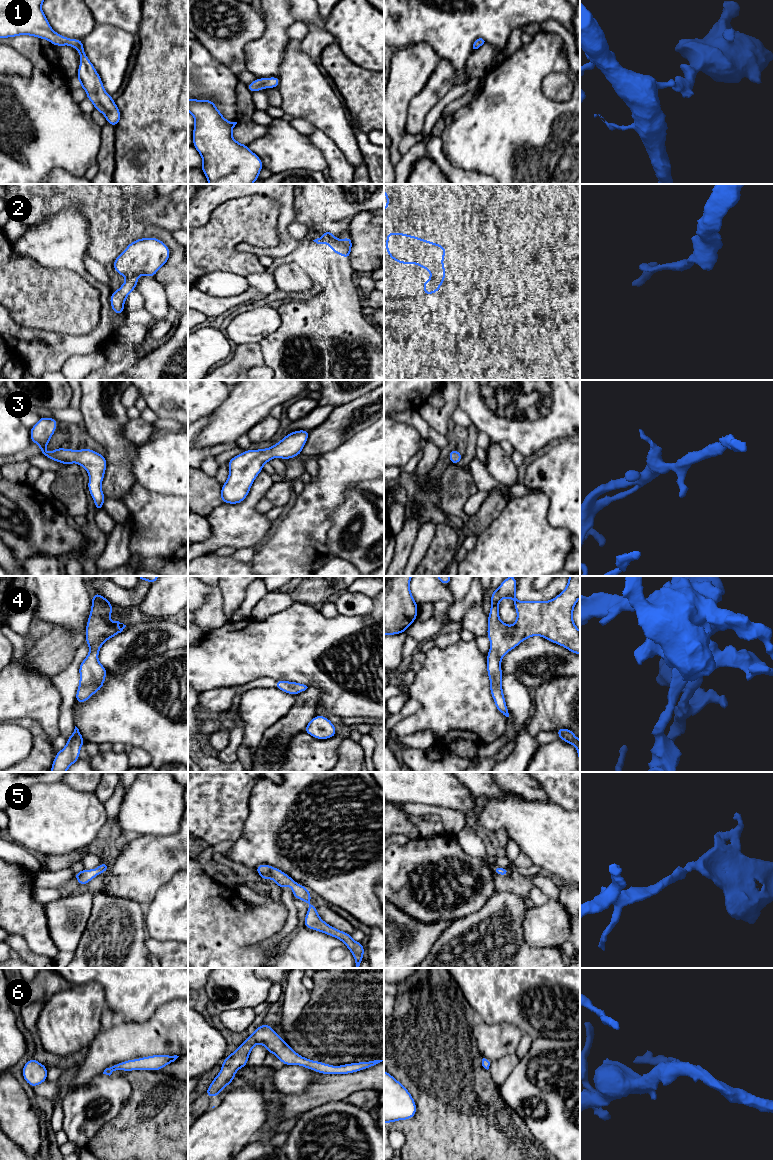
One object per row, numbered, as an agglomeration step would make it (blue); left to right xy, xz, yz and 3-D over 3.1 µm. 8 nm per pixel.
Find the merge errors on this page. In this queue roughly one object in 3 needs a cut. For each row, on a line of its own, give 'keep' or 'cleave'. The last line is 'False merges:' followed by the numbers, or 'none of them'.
1: keep
2: cleave
3: keep
4: cleave
5: keep
6: keep
False merges: 2, 4

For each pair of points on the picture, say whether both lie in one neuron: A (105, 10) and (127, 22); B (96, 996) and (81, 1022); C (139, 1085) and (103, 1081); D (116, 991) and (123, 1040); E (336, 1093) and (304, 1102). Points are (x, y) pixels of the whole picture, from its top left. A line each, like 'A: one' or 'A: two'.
A: one
B: one
C: two
D: two
E: one

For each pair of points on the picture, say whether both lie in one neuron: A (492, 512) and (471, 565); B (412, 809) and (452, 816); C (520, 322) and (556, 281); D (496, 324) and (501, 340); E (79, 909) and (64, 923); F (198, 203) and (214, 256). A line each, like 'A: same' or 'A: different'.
A: different
B: same
C: different
D: same
E: same
F: different

